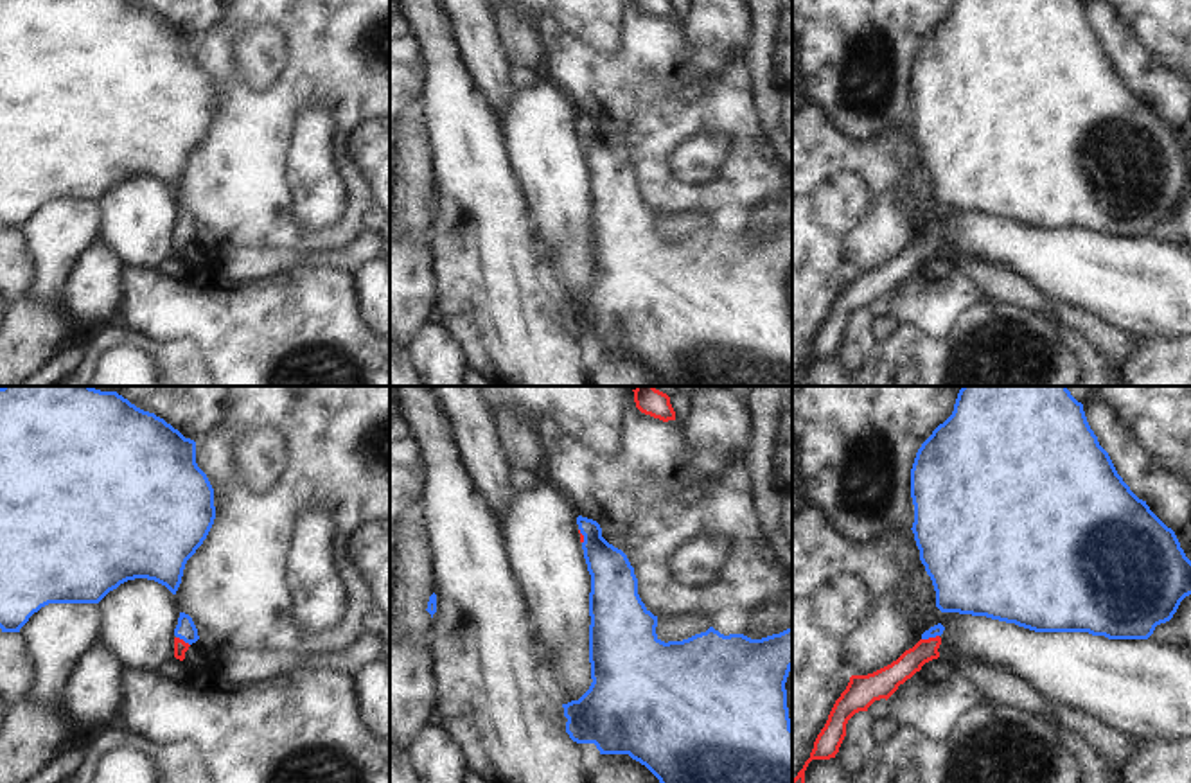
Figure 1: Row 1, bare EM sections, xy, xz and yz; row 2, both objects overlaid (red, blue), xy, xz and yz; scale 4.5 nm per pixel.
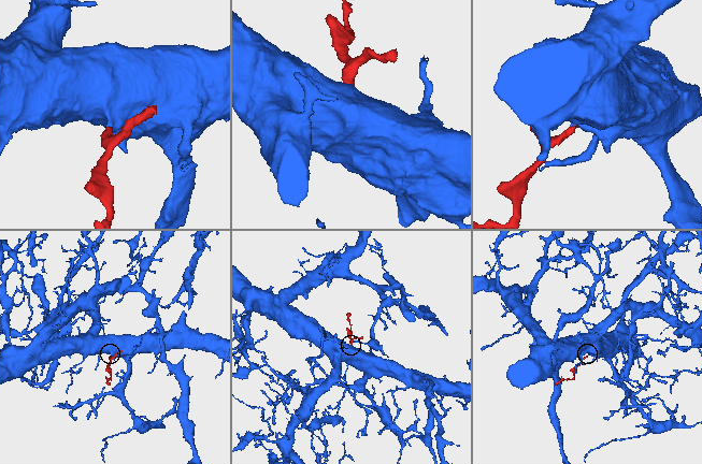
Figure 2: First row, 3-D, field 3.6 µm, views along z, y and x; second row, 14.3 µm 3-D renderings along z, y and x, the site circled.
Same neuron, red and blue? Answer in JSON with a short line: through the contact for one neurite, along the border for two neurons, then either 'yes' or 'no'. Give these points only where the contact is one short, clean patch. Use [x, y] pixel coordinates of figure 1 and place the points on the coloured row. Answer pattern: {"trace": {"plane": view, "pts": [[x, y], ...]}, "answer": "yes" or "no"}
{"trace": {"plane": "yz", "pts": [[890, 677], [929, 638], [938, 629]]}, "answer": "yes"}

